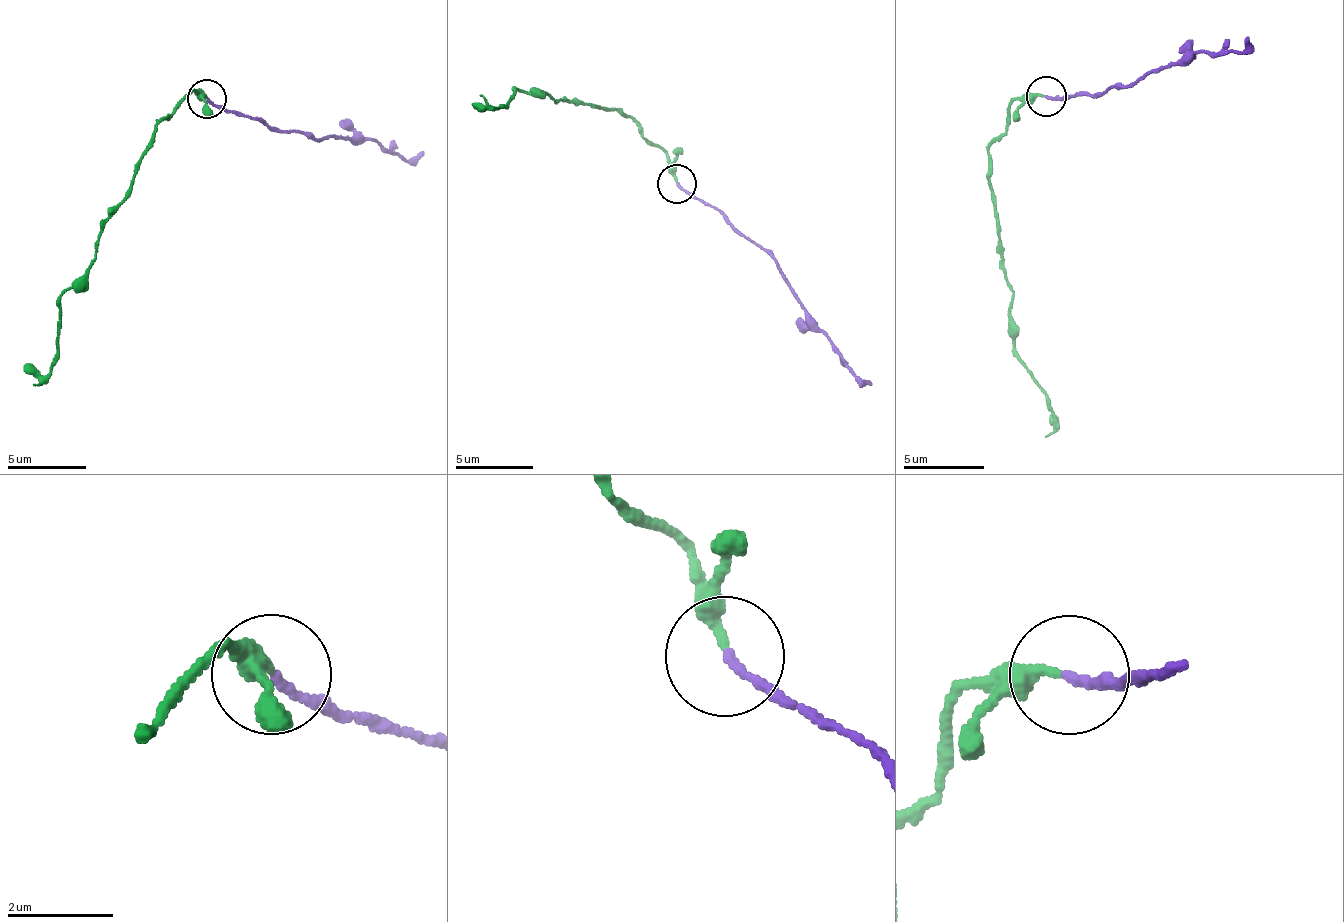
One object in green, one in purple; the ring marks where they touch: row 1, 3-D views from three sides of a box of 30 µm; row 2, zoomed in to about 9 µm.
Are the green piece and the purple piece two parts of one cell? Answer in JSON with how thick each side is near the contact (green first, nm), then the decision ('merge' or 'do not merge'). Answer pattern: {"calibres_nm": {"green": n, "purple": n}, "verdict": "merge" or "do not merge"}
{"calibres_nm": {"green": 240, "purple": 150}, "verdict": "merge"}

